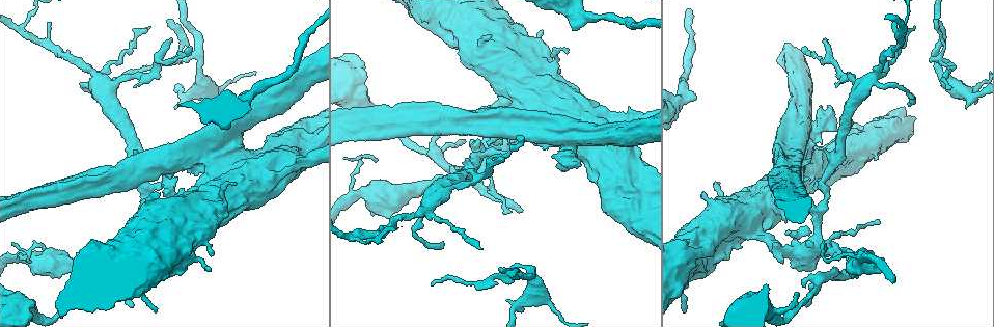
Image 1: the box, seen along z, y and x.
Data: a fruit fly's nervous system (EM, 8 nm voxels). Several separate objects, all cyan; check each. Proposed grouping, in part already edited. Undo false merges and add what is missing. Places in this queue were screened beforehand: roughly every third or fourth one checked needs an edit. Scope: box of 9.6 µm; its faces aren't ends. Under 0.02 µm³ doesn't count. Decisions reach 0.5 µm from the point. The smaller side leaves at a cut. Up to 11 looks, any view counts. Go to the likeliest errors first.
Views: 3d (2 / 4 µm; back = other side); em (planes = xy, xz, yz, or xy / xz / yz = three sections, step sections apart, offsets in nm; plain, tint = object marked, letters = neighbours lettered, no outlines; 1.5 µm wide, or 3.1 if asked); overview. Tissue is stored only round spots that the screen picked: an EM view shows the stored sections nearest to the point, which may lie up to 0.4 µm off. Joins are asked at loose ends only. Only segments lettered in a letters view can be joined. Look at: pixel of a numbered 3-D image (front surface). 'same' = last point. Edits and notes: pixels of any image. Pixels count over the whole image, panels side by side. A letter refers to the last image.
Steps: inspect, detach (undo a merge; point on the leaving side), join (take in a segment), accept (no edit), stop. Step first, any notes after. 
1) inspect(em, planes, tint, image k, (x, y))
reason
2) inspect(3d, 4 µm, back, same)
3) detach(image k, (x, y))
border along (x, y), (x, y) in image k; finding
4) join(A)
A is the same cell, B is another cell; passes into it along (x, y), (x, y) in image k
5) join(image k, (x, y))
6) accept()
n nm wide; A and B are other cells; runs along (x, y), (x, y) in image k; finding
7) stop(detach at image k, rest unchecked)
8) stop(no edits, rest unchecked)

inspect(em, planes, letters, image 1, (522, 210))
end of a long branch

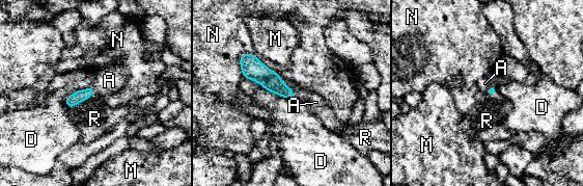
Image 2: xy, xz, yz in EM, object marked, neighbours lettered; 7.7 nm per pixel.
join(A)
A is the same cell, D, M, N and R are other cells; passes into it along (270, 80), (287, 86), (315, 101) in image 2; the cell continues

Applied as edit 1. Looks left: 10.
inspect(overview)
redraw

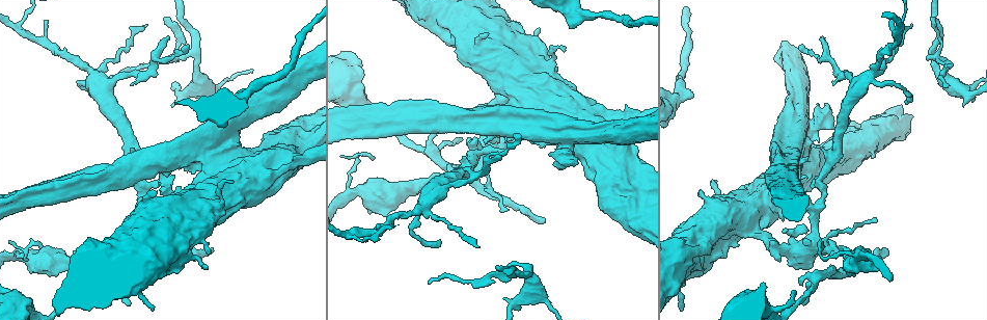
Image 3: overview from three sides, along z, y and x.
inspect(3d, 4 µm, image 3, (429, 284))
tapers out

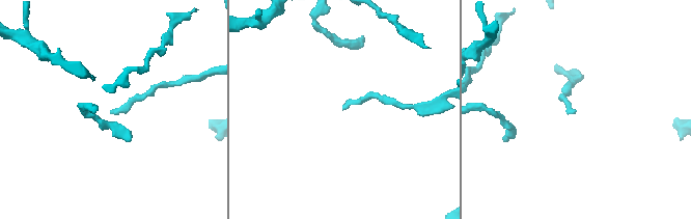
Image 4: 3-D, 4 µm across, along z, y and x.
inspect(em, planes, letters, image 4, (113, 112))

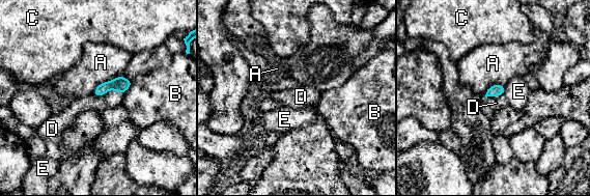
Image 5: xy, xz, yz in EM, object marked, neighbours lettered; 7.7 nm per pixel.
accept()
A touches over 280 nm; A, B, C, D and E are other cells; border along (121, 93), (109, 89), (92, 95) in image 5; none of them fits

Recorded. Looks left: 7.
inspect(3d, 4 µm, back, image 3, (209, 253))
stops while still wide

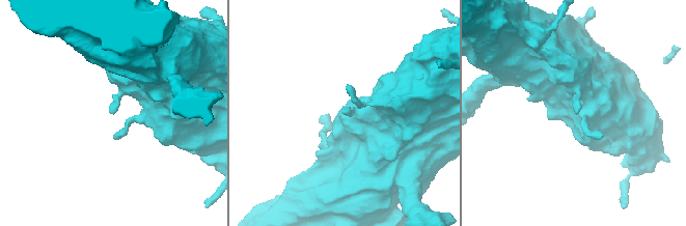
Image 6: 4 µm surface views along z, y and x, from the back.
inspect(em, xz, step 8, letters, image 6, (576, 112))
shape alone is not enough

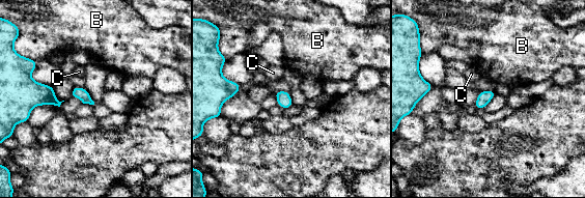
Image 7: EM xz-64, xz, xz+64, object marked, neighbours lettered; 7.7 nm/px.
inspect(em, planes, letters, same)
another direction

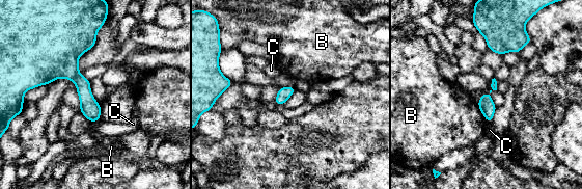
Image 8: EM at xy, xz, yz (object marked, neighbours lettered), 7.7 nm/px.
accept()
B and C are other cells; none of them fits

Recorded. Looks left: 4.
inspect(em, xz, step 8, tint, image 3, (758, 231))
calibre changes

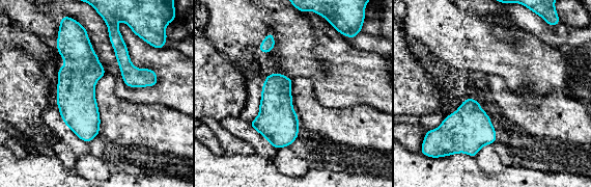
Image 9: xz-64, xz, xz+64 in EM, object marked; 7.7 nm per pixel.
inspect(em, planes, letters, same)

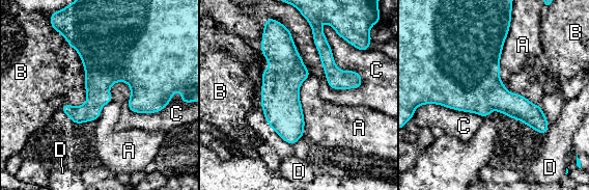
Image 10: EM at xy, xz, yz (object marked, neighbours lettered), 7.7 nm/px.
accept()
A, B, C and D are other cells; border along (127, 82), (111, 86), (95, 120) in image 10; continuous, no second cell

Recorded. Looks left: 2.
stop(join at image 2, rest unchecked)

